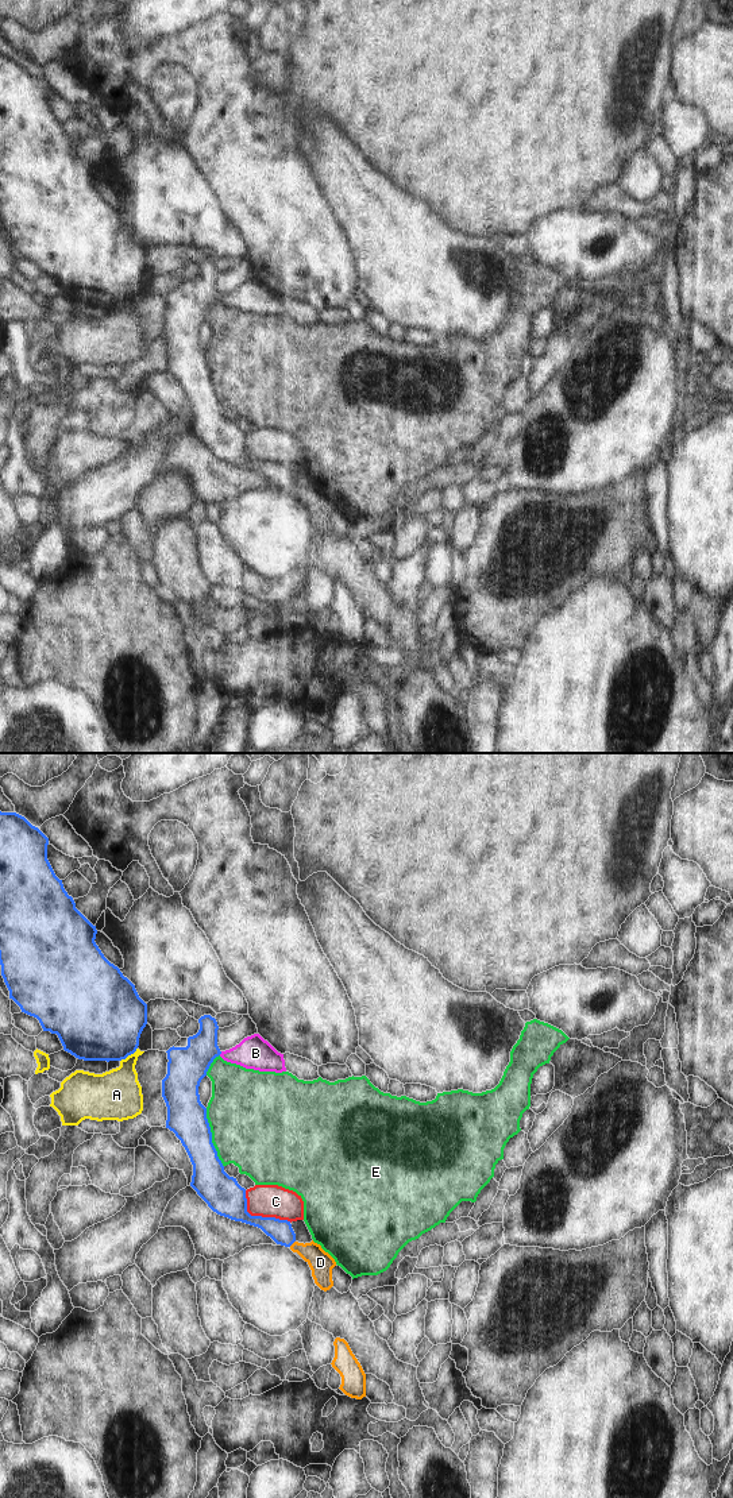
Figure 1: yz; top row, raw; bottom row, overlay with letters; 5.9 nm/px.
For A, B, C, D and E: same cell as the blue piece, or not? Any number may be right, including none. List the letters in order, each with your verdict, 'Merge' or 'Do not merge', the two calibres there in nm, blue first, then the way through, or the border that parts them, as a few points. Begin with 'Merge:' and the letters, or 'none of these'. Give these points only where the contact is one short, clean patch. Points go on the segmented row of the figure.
Merge: B, D
A: Do not merge. Thickness 460 nm (blue) against 280 nm
B: Merge. Thickness 240 nm (blue) against 190 nm. Path across: yz (186, 1066), (201, 1053), (220, 1053), (255, 1053)
C: Do not merge. Thickness 220 nm (blue) against 190 nm
D: Merge. Thickness 140 nm (blue) against 140 nm. Path across: yz (281, 1231), (292, 1243), (309, 1251), (320, 1262)
E: Do not merge. Thickness 240 nm (blue) against 480 nm

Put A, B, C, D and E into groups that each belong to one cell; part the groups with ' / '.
A / B D / C / E

